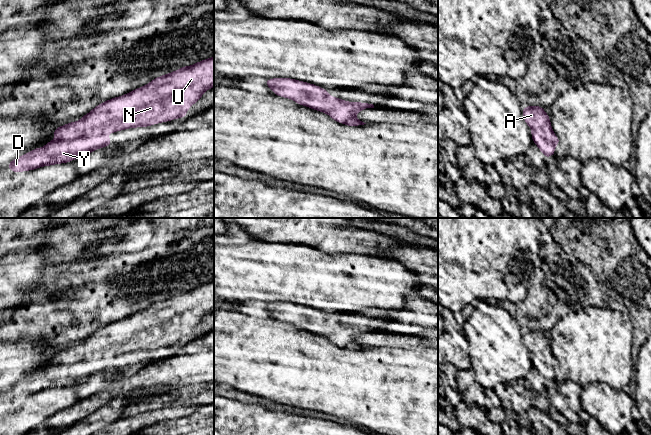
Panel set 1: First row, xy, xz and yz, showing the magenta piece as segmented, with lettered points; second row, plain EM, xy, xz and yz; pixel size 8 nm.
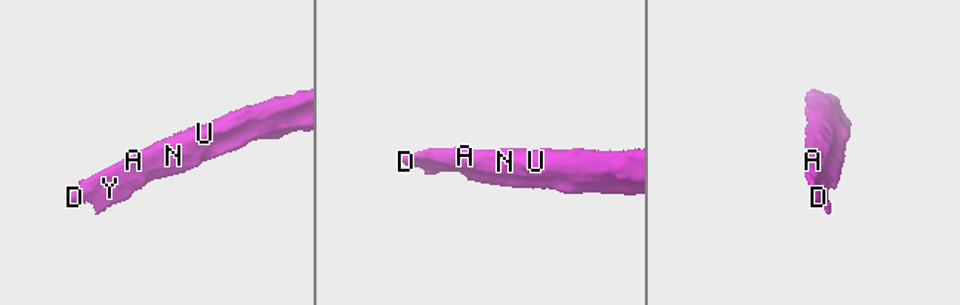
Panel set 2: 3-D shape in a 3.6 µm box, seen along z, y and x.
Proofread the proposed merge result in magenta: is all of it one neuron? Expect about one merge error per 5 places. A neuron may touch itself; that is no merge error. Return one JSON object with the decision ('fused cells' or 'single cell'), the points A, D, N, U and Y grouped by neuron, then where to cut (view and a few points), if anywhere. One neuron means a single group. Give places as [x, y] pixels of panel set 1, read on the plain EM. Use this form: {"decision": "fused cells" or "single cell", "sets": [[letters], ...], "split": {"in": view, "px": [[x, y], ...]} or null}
{"decision": "single cell", "sets": [["A", "D", "N", "U", "Y"]], "split": null}

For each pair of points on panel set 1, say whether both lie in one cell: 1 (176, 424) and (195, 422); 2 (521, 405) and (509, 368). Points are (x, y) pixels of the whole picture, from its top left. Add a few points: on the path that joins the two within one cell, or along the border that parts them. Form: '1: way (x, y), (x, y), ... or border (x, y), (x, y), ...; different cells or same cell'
1: way (181, 424), (190, 422); same cell
2: border (524, 378), (509, 383), (497, 383), (492, 388); different cells

